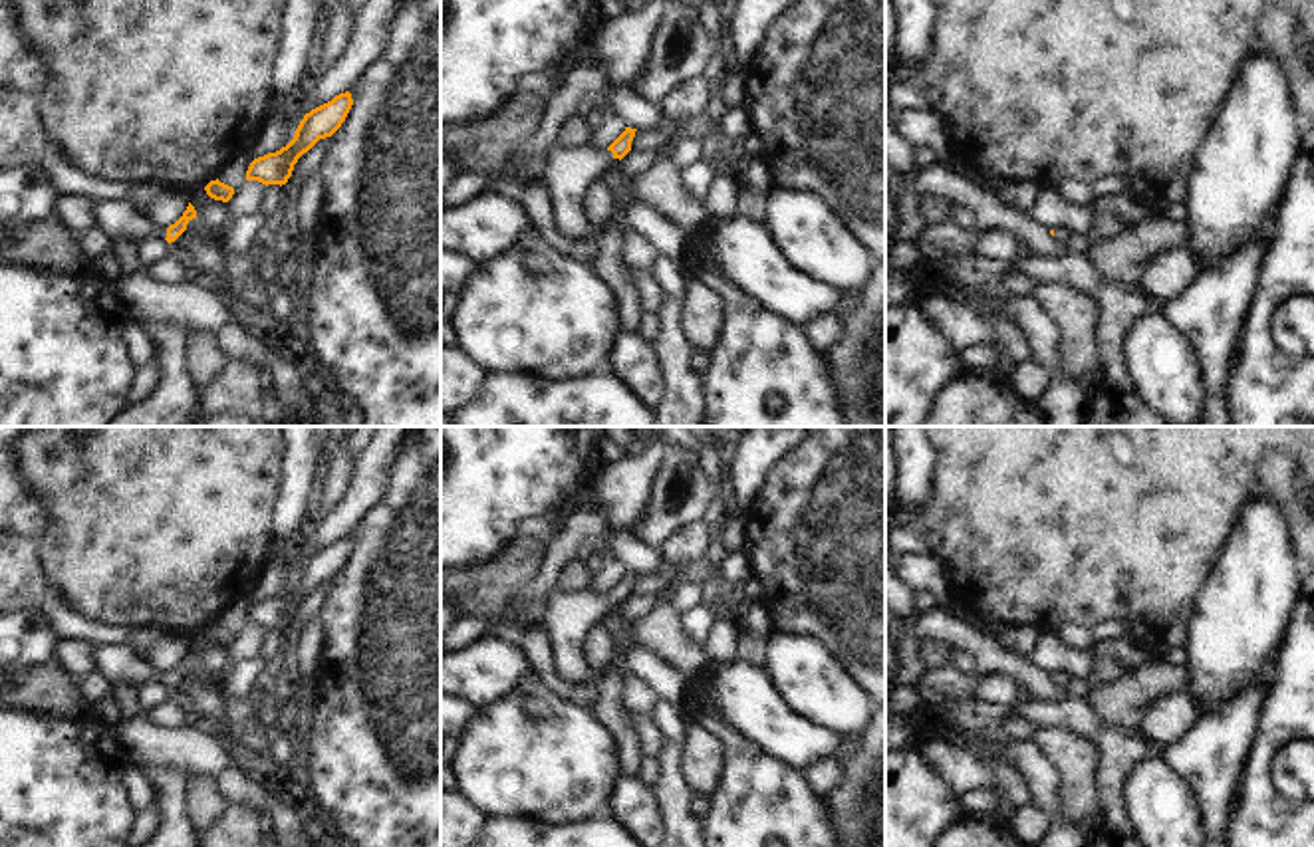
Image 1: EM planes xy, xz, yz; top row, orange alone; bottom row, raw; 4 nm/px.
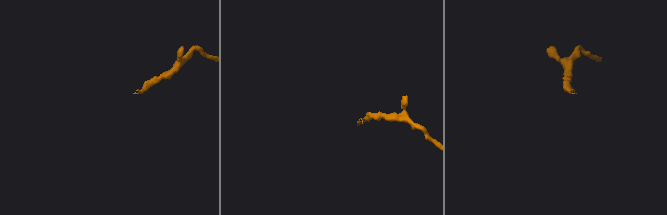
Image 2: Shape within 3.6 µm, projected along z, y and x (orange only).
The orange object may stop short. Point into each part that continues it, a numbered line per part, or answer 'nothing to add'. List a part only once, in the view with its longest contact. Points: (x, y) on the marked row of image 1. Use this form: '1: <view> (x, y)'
1: xz (566, 173).

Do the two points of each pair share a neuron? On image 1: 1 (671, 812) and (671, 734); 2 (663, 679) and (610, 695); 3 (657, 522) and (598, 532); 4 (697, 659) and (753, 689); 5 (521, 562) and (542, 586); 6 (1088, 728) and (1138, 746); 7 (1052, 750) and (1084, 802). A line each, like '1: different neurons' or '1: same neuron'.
1: same neuron
2: different neurons
3: different neurons
4: different neurons
5: different neurons
6: same neuron
7: same neuron

